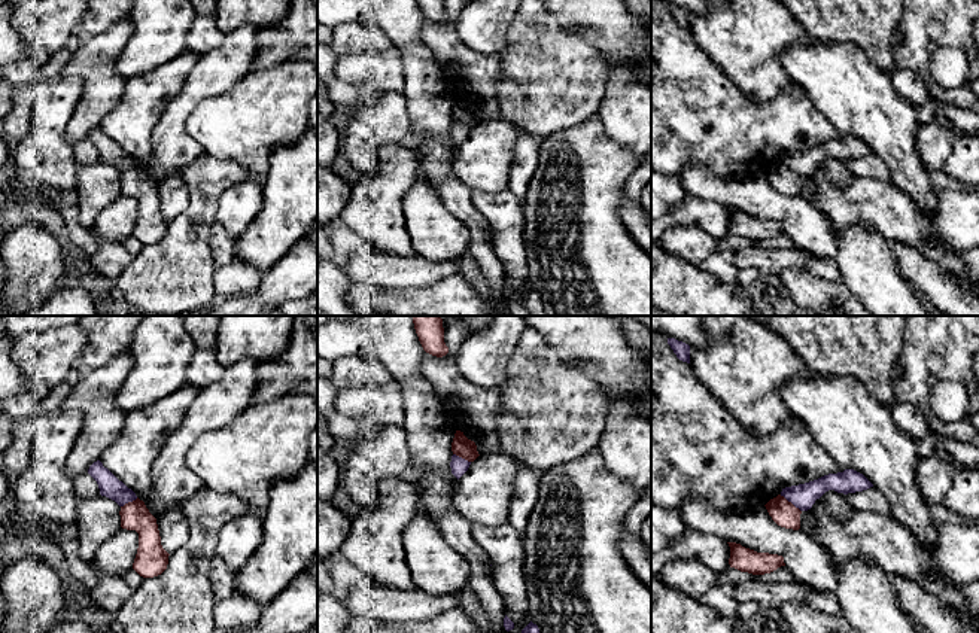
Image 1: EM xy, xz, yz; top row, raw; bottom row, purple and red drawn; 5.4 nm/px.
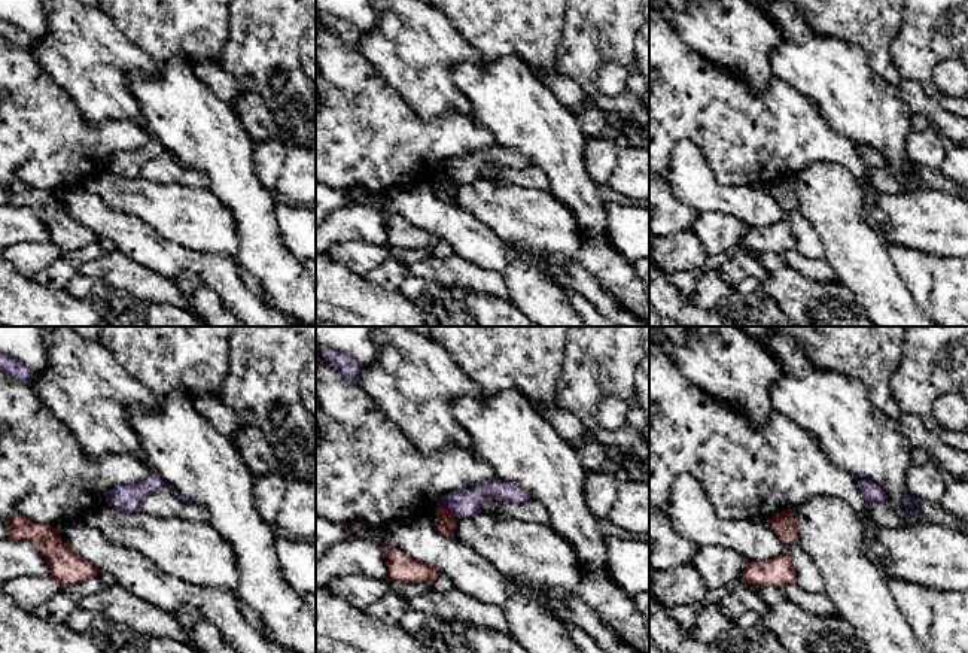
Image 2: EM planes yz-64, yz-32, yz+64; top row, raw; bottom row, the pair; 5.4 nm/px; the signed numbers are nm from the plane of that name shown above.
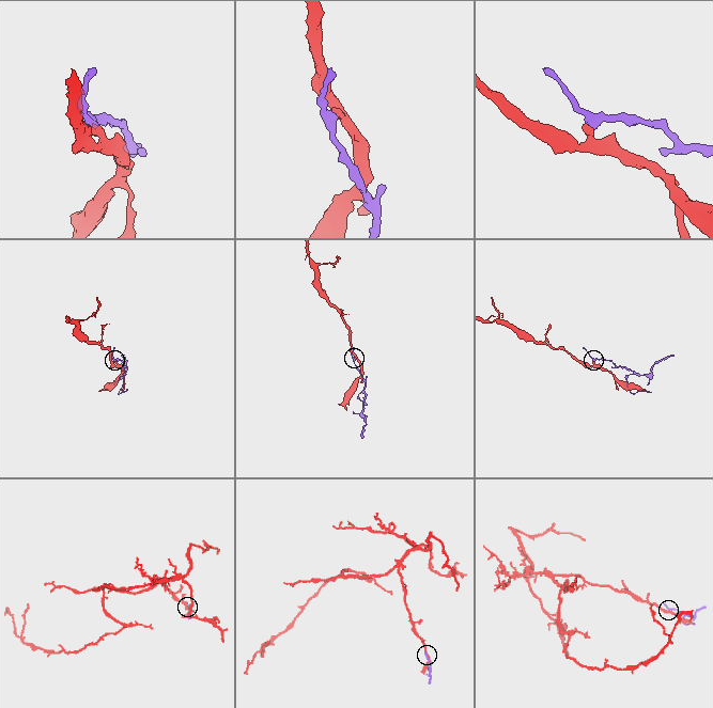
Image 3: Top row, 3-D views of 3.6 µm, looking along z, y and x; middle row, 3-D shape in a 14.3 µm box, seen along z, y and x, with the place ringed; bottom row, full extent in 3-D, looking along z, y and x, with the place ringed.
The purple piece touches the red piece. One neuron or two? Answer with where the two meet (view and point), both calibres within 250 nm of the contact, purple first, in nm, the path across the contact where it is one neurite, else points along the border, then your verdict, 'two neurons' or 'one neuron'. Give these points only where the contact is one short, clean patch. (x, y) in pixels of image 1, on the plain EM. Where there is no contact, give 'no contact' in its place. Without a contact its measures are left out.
yz (790, 167) | 140/140 nm | along yz (780, 161), (800, 177) | two neurons

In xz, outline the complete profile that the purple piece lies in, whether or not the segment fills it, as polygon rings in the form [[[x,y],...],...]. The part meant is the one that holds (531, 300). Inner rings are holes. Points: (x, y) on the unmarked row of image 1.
[[[532,287],[522,296],[522,304],[526,307],[530,316],[547,316],[538,292]]]

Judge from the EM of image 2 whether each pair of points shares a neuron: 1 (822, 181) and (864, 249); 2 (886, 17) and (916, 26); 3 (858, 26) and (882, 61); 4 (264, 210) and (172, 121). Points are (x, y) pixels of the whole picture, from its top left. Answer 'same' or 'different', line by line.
1: same
2: different
3: same
4: same

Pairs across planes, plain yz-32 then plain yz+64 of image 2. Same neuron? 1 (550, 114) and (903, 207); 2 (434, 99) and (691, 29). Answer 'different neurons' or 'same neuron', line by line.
1: different neurons
2: same neuron

